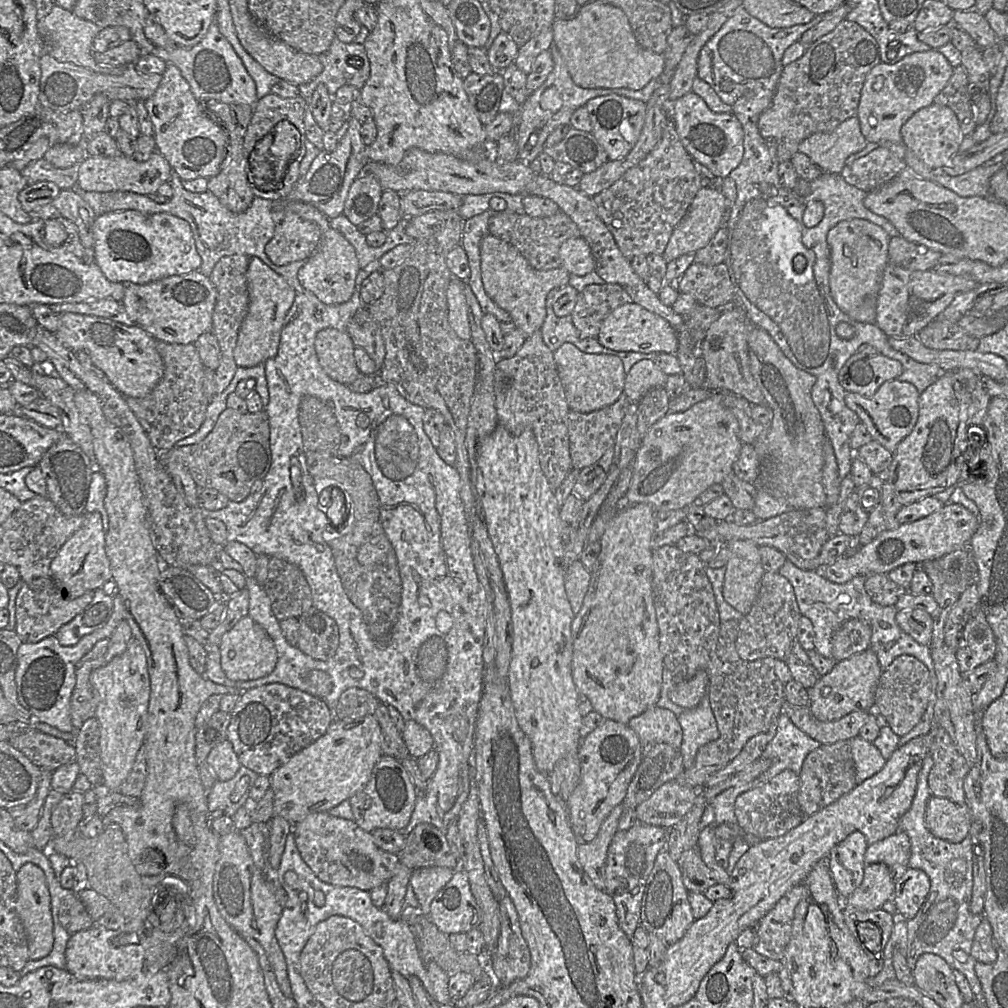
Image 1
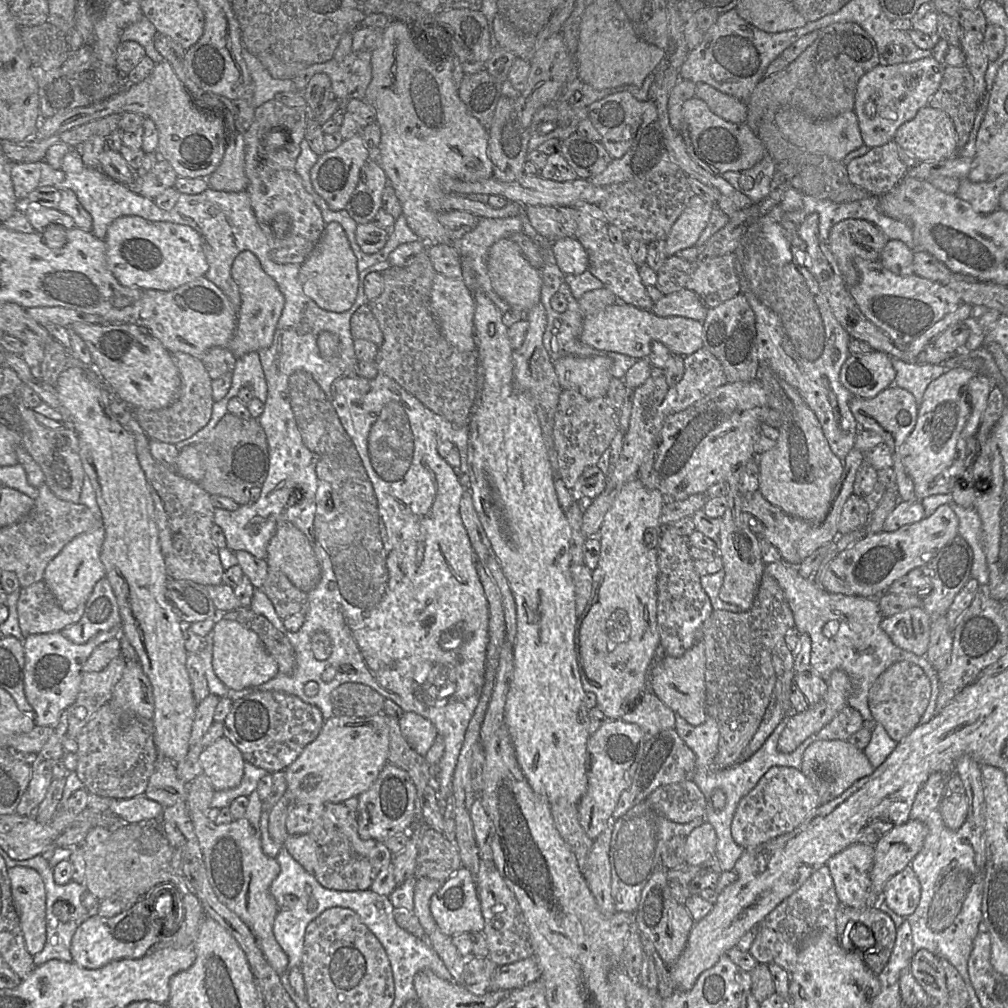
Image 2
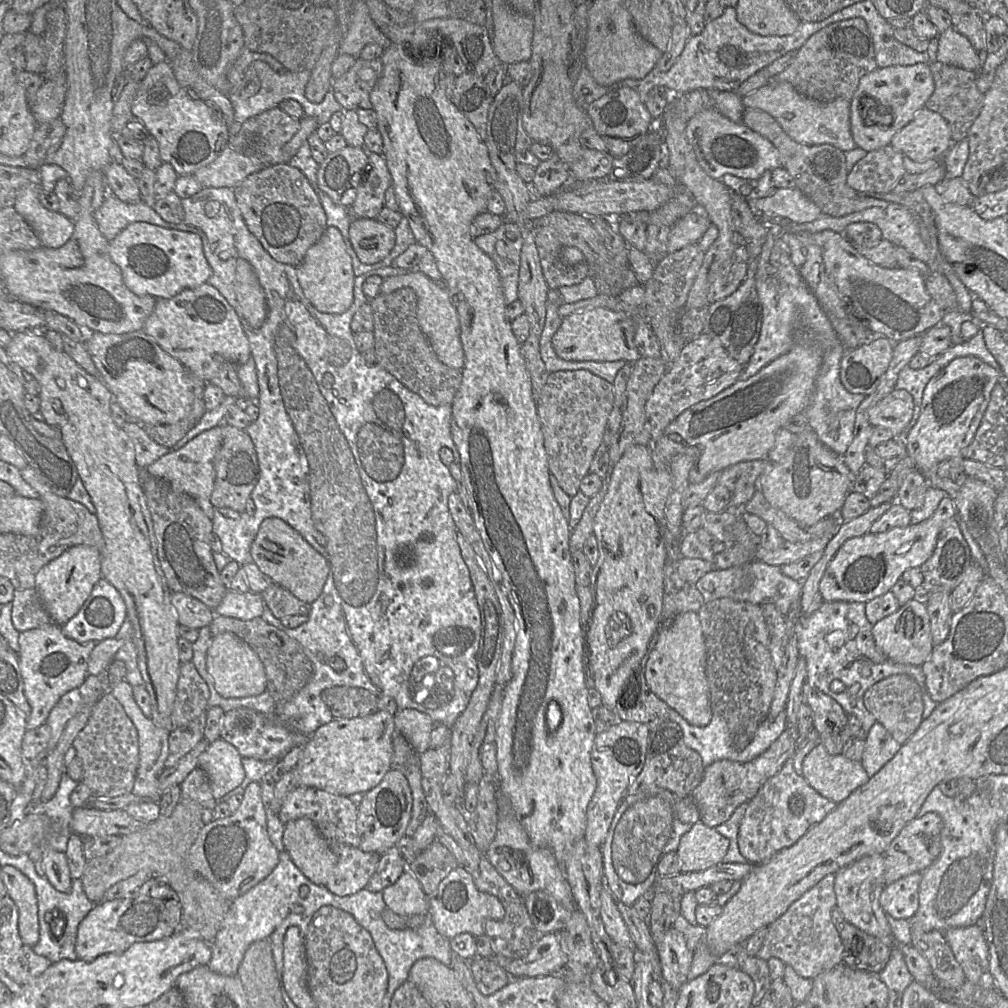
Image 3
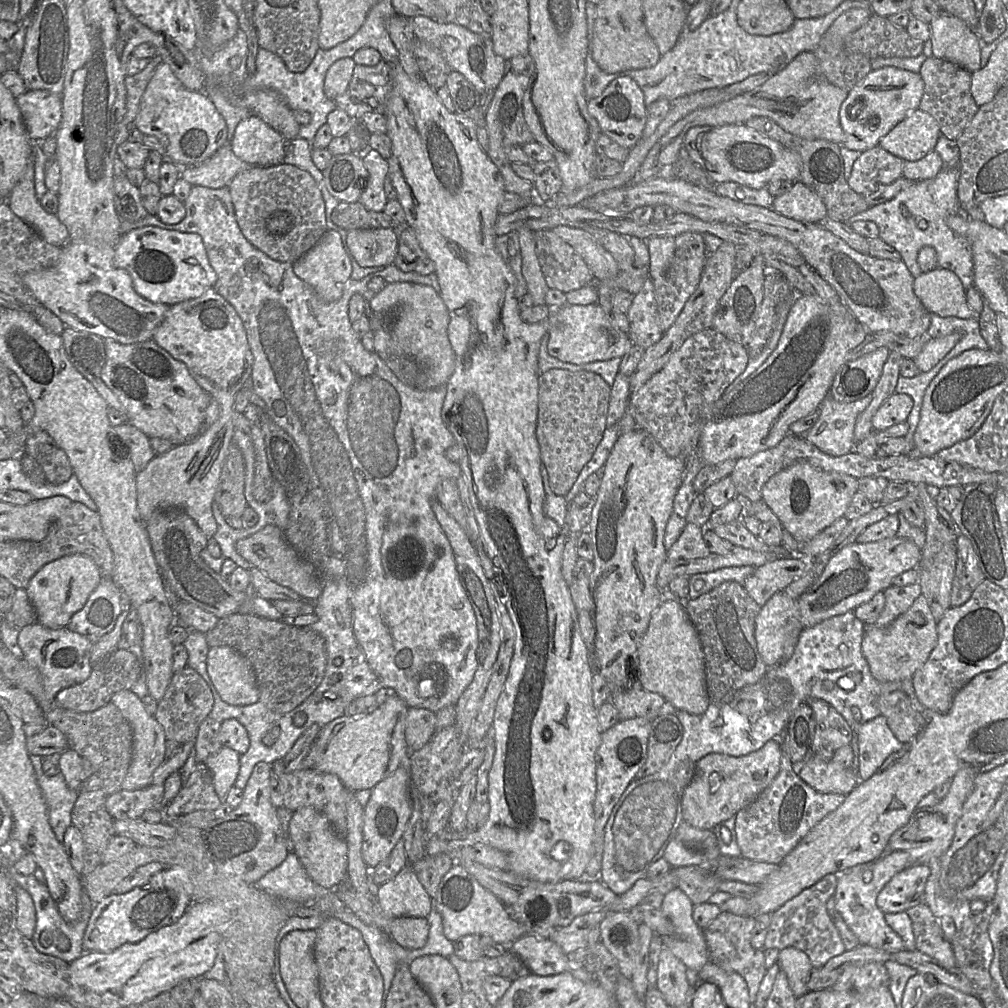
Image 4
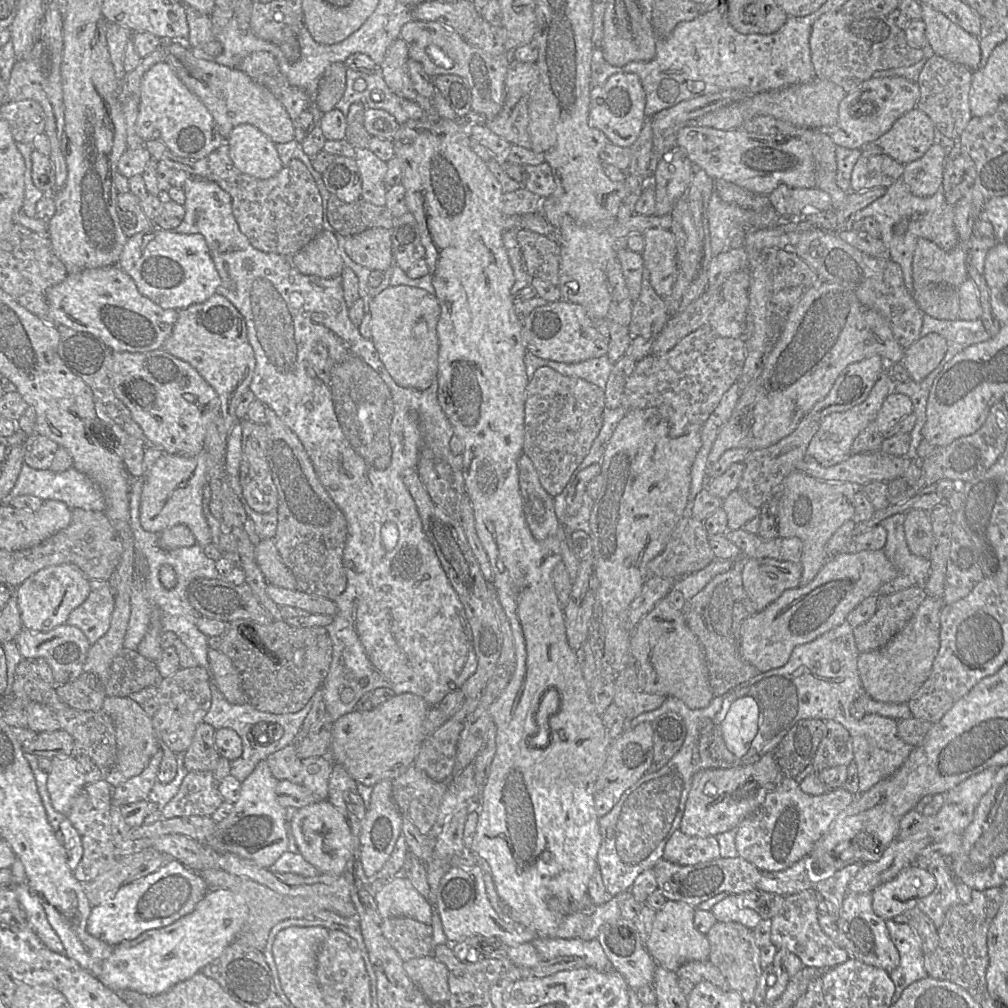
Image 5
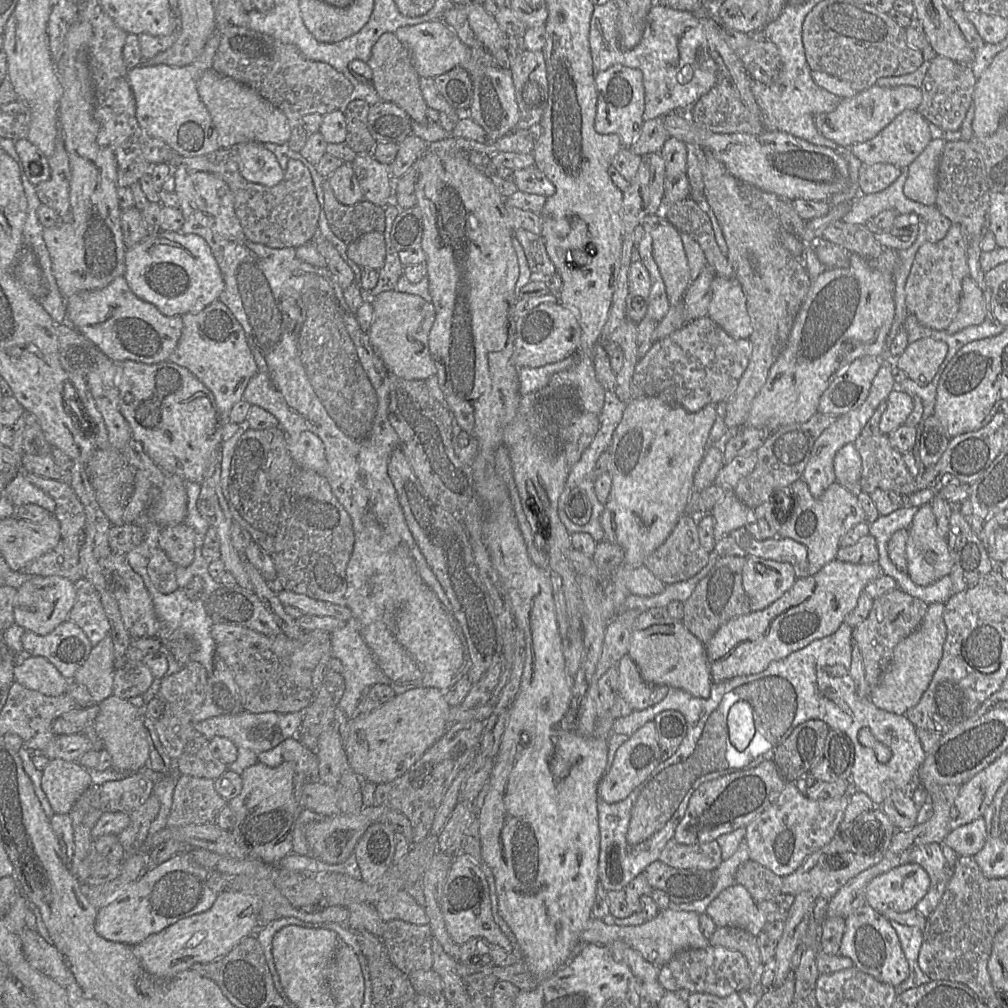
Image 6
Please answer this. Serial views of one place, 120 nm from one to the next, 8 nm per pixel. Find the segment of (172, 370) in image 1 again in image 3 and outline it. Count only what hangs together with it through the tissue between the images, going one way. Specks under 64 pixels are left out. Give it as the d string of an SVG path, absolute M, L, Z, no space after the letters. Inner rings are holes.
M188 372L194 400L188 416L174 424L142 425L146 434L157 444L172 449L201 419L206 412L203 391L207 382Z

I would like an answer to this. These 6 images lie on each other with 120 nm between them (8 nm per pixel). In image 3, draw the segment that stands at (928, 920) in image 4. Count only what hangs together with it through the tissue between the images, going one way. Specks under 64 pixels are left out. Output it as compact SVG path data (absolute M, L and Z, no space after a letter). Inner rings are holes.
M911 928L911 945L929 962L935 978L951 989L960 988L966 978L957 962L944 933L937 930L924 932Z

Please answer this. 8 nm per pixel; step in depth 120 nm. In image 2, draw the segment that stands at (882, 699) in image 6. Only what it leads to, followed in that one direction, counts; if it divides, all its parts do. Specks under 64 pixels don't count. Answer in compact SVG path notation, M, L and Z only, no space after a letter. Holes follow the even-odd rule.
M923 606L912 607L883 618L880 627L899 648L926 656L930 640L930 617Z

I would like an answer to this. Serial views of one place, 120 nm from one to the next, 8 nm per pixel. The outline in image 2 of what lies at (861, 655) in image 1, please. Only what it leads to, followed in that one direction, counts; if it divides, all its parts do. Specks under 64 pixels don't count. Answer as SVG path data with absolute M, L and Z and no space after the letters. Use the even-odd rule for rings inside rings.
M834 670L826 681L827 691L822 699L798 714L786 716L786 727L777 748L784 754L794 752L807 738L815 736L846 706L853 693L853 684L843 670Z

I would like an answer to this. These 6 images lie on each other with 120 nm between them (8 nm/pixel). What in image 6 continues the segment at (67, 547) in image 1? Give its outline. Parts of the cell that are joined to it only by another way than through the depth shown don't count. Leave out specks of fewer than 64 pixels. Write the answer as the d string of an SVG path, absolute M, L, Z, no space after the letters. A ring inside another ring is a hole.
M32 576L17 589L13 605L15 623L26 631L45 636L69 620L75 601L76 589L74 582L69 579L61 576Z

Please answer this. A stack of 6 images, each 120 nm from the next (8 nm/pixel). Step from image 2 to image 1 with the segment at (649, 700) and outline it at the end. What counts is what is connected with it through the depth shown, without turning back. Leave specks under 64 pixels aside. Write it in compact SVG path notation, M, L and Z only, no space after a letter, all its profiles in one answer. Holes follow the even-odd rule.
M650 707L645 712L632 718L628 726L637 734L642 757L660 743L665 743L680 750L683 731L677 716L669 709Z

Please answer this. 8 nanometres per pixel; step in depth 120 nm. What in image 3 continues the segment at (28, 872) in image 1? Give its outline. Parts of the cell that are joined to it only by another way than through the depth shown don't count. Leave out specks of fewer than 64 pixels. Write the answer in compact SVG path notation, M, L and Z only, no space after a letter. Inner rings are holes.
M2 867L3 883L18 908L18 930L24 944L34 947L39 941L38 904L33 882L17 868Z

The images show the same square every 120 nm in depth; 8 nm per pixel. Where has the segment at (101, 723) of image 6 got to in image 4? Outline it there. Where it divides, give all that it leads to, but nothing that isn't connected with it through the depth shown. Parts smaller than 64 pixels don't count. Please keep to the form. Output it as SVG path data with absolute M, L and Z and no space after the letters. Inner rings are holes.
M129 689L112 694L110 702L119 709L132 728L131 762L121 788L129 791L143 789L151 785L152 775L164 758L166 737L163 728L146 712L141 699Z

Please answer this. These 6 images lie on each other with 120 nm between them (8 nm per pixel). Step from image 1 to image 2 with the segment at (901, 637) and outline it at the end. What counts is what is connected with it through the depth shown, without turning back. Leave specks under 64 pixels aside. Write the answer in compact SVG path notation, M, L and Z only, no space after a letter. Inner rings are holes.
M784 561L766 564L764 573L774 577L783 590L784 596L790 606L795 621L795 629L799 634L808 634L811 639L810 664L815 672L826 682L834 670L843 670L853 684L853 693L848 699L848 706L858 710L864 721L873 720L868 703L868 693L876 679L892 664L899 661L907 661L923 669L930 677L937 675L926 656L916 654L897 647L888 634L880 627L883 616L880 612L877 598L866 598L861 596L847 596L834 594L824 590L817 581L802 577L797 566L791 566Z

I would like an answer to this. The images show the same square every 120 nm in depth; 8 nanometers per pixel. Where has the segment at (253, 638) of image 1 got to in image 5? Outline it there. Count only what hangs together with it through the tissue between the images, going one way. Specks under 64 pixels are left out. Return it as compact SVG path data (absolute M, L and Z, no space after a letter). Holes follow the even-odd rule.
M209 648L208 660L217 687L223 697L231 704L242 705L247 702L241 679L231 659L225 654Z

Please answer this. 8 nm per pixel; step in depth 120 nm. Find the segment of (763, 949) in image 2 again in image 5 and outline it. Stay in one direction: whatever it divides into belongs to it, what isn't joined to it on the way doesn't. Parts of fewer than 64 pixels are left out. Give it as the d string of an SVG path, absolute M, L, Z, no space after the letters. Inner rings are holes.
M814 889L785 897L781 909L772 918L771 943L778 949L785 948L796 954L804 966L825 971L845 963L850 958L850 954L833 942L822 930L818 921L818 908L823 900L822 895Z

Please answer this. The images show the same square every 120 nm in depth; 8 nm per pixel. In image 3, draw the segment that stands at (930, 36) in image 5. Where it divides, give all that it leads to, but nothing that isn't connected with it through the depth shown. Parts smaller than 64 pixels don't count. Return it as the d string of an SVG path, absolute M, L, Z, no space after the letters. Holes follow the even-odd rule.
M953 27L939 33L937 61L977 73L979 57L970 41Z

